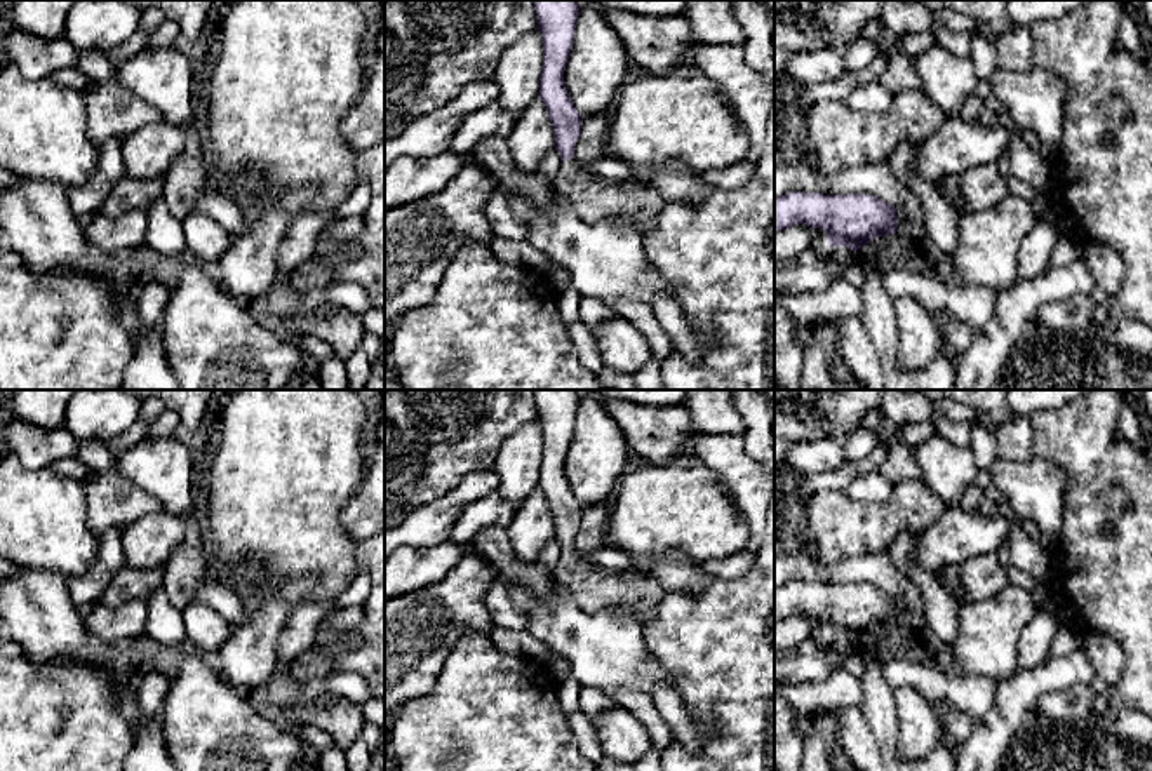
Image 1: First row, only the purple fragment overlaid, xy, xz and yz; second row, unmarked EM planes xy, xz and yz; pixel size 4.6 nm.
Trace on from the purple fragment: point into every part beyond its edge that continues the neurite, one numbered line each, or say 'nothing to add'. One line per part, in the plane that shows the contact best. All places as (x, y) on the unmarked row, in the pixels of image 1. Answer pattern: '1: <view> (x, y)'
1: xz (596, 589)

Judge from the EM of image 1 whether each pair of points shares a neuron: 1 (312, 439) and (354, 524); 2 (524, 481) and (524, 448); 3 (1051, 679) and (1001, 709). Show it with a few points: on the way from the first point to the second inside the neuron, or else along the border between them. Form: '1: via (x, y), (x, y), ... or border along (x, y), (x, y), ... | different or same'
1: border along (364, 469), (340, 514), (354, 545) | different
2: via (524, 472), (524, 456) | same
3: via (1039, 681), (1027, 686), (1013, 700) | same

